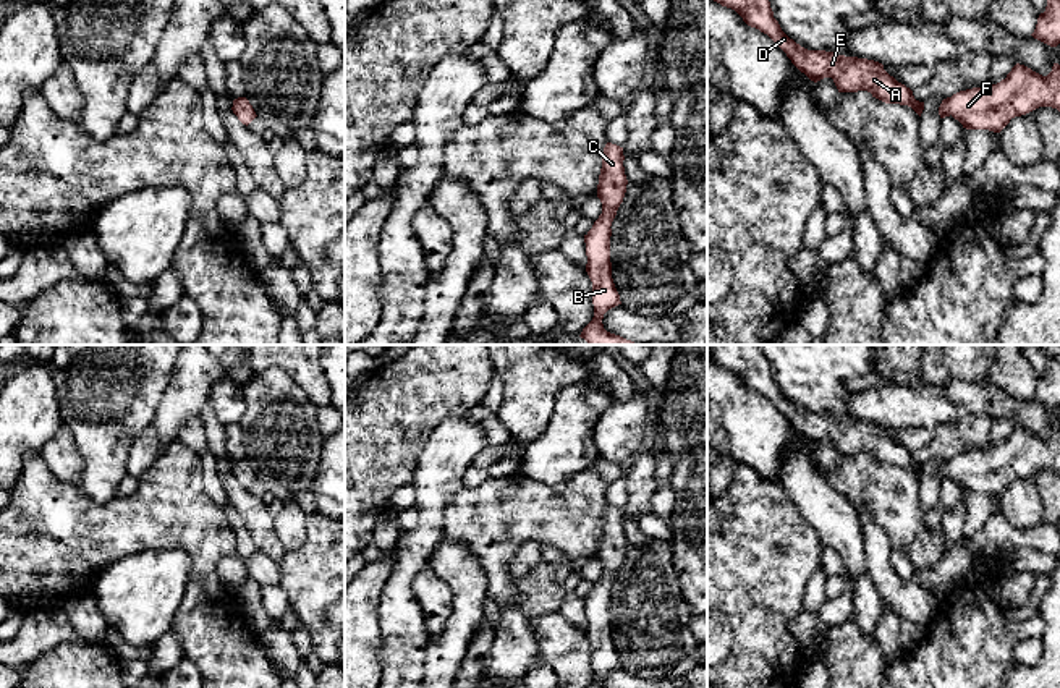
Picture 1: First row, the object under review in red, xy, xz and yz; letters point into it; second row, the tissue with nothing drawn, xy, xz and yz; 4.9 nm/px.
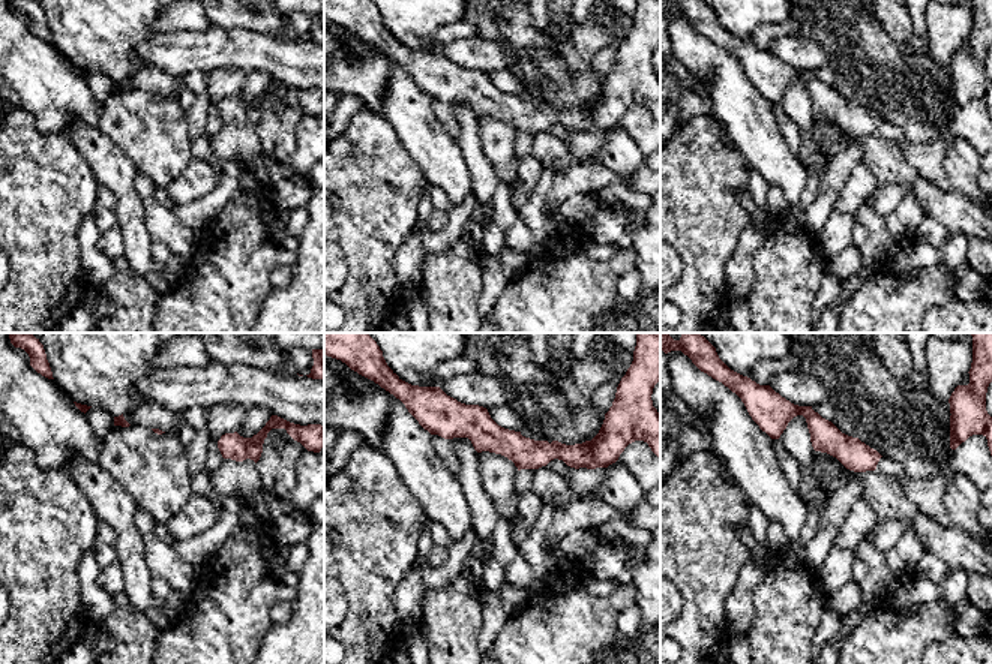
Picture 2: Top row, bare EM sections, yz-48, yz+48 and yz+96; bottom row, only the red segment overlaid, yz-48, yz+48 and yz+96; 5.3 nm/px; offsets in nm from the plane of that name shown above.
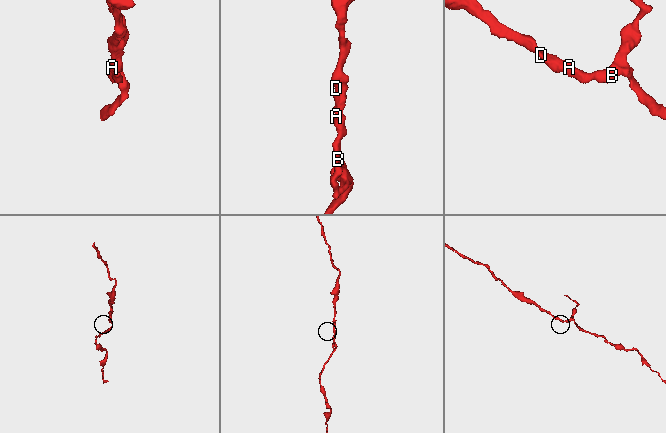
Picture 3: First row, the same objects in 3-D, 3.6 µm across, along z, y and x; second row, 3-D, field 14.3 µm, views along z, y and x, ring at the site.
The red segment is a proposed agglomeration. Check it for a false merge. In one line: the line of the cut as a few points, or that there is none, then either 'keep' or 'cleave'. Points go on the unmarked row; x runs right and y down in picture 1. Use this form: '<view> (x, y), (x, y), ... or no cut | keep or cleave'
no cut | keep

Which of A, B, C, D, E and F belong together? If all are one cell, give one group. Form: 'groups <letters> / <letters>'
groups A B C D E F

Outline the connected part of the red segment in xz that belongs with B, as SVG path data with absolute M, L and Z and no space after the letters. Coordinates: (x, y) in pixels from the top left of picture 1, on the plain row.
M607 505L604 510L602 531L597 547L597 560L602 565L602 576L592 591L584 597L586 635L592 644L594 680L587 688L604 688L604 677L621 667L612 641L610 599L612 584L626 555L626 537L623 529L623 510Z

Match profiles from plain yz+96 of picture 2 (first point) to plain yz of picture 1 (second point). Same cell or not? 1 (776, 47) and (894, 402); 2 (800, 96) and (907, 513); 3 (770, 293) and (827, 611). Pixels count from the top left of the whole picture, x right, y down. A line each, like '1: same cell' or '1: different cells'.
1: same cell
2: different cells
3: different cells

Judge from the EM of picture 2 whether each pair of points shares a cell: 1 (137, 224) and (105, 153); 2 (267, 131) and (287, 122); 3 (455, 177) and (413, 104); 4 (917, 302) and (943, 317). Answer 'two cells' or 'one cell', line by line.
1: one cell
2: one cell
3: one cell
4: two cells

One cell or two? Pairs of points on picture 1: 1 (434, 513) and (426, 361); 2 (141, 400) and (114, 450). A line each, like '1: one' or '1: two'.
1: two
2: one

